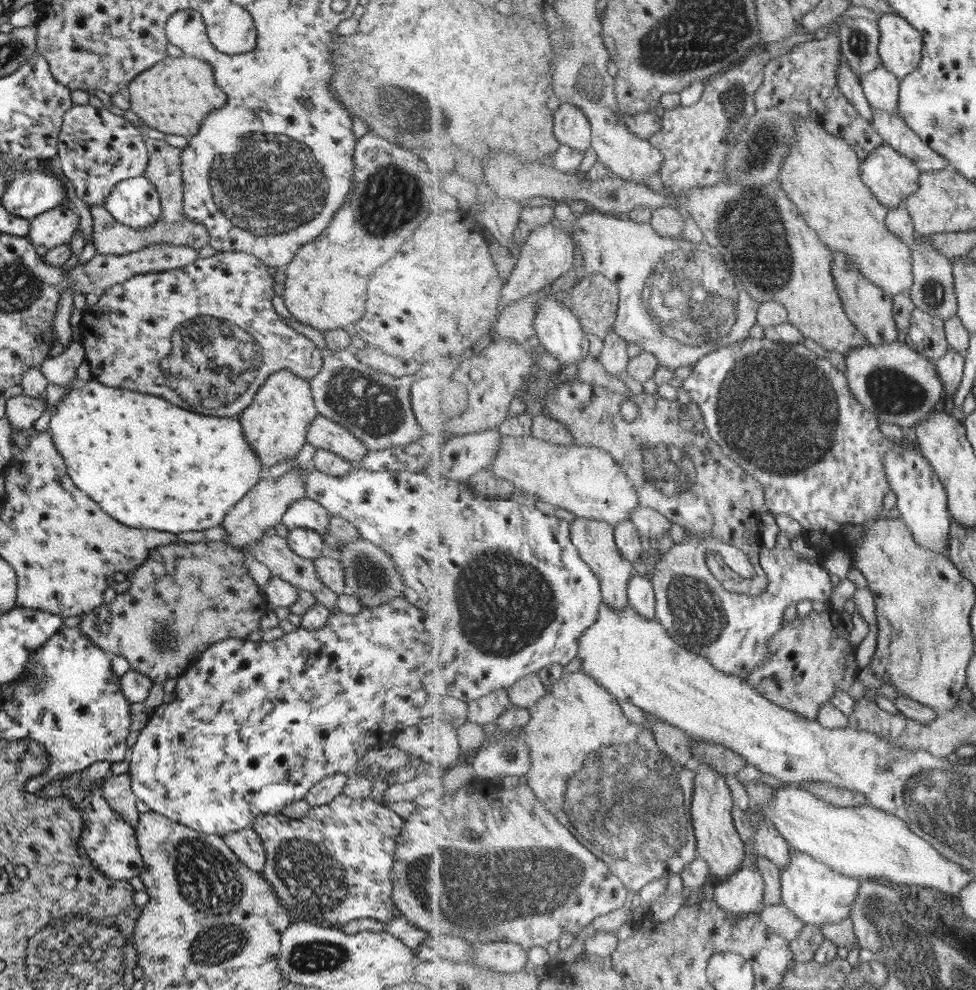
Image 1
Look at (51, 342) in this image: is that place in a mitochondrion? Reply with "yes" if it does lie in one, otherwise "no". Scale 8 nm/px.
no

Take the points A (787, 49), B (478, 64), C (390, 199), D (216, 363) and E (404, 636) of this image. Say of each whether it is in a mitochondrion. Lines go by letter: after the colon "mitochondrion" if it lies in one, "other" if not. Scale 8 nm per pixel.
A: other
B: other
C: mitochondrion
D: mitochondrion
E: other

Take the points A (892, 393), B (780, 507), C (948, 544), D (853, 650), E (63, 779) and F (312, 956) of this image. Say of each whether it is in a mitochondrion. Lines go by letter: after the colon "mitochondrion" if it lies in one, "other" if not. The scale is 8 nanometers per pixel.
A: mitochondrion
B: other
C: other
D: other
E: other
F: mitochondrion

